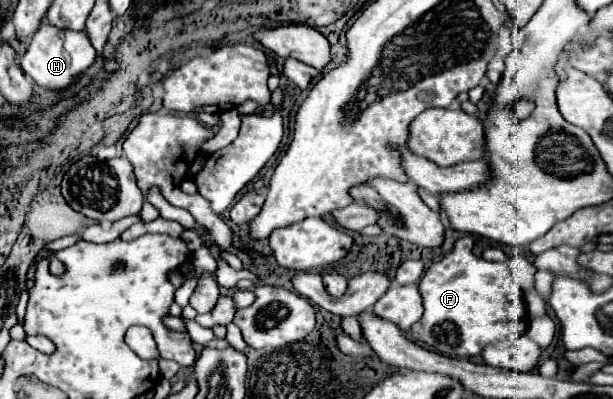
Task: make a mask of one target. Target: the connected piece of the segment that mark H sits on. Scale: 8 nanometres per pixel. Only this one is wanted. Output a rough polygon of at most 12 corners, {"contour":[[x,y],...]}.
{"contour":[[41,25],[21,69],[65,91],[95,63],[85,31]]}

